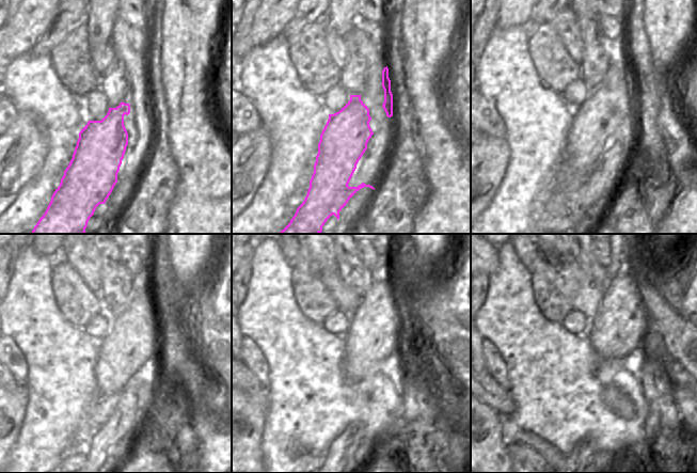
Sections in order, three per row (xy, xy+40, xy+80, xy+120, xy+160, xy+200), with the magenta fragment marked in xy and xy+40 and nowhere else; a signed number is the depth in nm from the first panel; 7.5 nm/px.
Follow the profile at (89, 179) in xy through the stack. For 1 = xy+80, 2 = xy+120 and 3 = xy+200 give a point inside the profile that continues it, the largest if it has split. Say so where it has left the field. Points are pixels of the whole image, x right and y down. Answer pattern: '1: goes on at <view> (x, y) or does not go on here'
1: goes on at xy+80 (608, 105)
2: goes on at xy+120 (135, 335)
3: goes on at xy+200 (621, 326)

